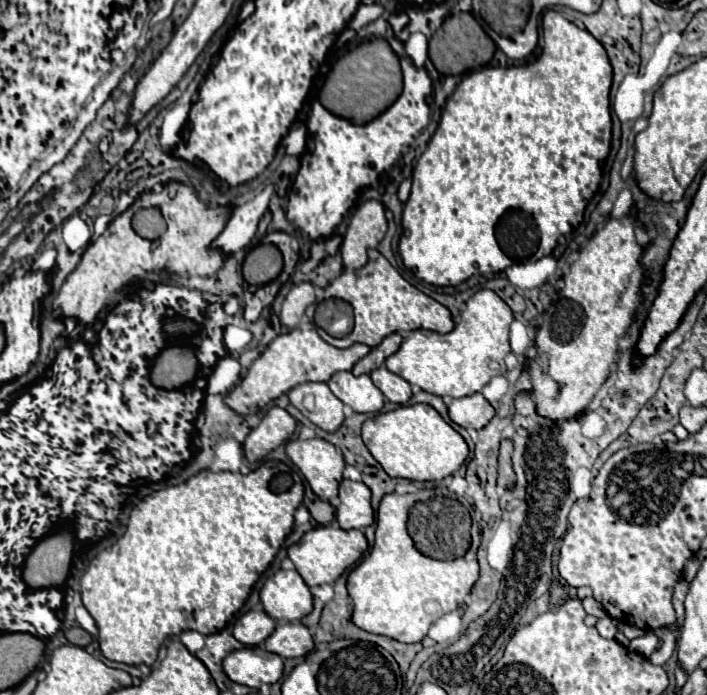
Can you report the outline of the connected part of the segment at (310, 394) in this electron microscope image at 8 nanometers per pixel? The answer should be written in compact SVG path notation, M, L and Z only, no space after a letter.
M308 382L298 384L288 392L290 402L318 428L326 432L334 432L344 422L344 404L330 392L324 382Z

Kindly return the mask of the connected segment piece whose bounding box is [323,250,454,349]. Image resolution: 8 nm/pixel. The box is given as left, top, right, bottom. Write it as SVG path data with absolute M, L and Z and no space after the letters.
M370 250L370 260L364 268L358 270L344 270L324 292L326 296L336 296L342 300L348 300L356 312L356 326L346 338L334 338L329 334L323 338L326 342L334 347L345 349L352 344L368 344L370 348L378 346L388 334L394 332L410 332L418 328L434 330L434 332L450 332L454 328L452 314L446 306L436 302L434 298L426 296L420 292L416 286L406 282L396 268L390 266L390 262L378 252Z

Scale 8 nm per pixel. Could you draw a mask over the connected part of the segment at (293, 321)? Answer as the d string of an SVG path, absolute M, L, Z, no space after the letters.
M302 282L298 286L294 286L284 304L282 304L282 312L280 312L280 322L288 328L296 328L300 318L304 316L304 310L316 300L314 296L314 284L310 282Z

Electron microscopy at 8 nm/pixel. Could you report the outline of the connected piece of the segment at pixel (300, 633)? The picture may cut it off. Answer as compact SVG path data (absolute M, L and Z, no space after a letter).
M282 622L276 626L272 636L268 636L264 646L268 652L274 652L282 658L296 658L296 656L306 656L308 652L312 652L314 640L310 630L304 624Z

